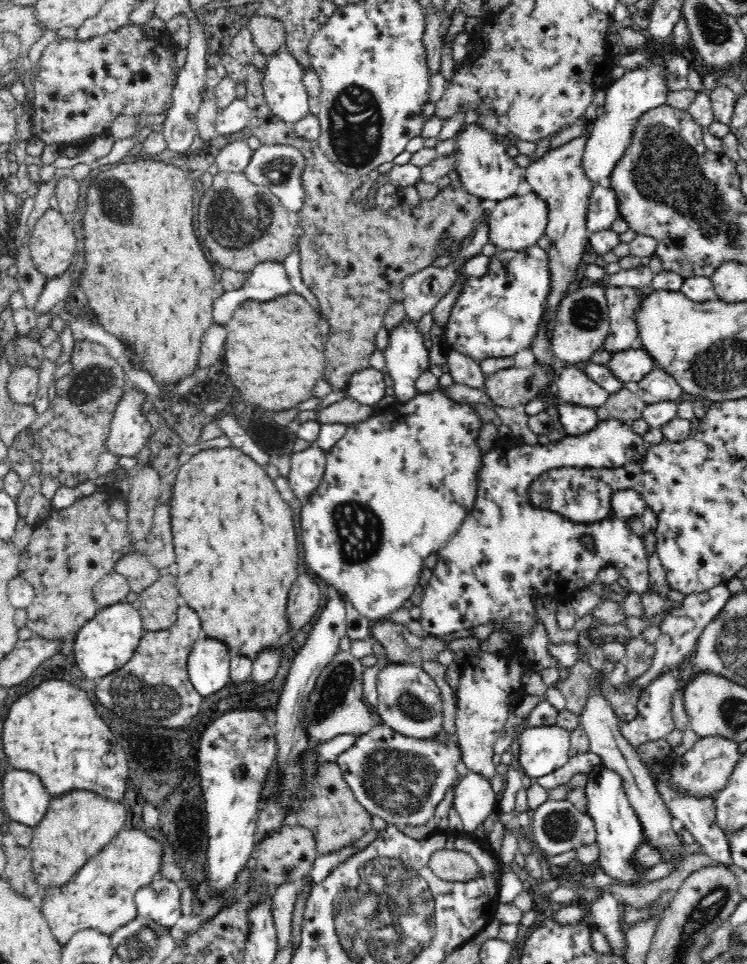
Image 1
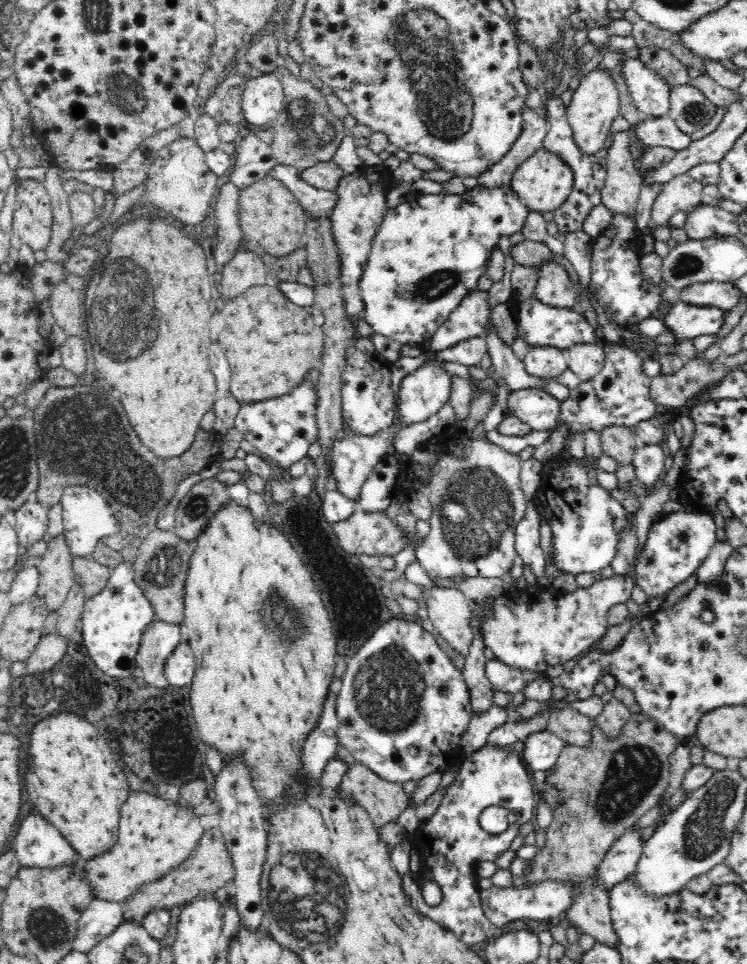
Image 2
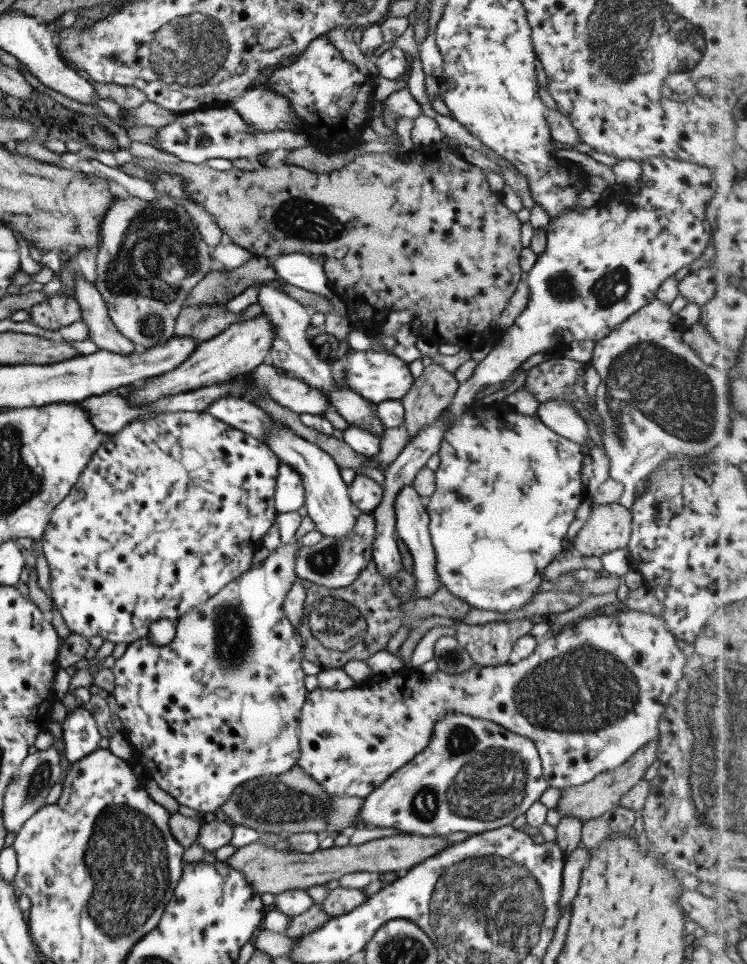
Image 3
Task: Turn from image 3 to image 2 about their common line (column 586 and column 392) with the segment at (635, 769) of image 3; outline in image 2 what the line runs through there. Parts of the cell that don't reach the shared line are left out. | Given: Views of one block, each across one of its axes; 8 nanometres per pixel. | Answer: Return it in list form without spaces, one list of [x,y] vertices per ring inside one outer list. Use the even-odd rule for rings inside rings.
[[[357,761],[349,766],[339,787],[345,798],[351,798],[368,811],[378,828],[396,821],[409,805],[402,783],[384,780]]]

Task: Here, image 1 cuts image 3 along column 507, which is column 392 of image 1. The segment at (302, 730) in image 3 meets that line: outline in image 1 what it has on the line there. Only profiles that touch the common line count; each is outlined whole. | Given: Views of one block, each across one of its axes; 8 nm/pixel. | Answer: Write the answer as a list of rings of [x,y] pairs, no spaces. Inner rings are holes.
[[[394,663],[382,668],[377,675],[378,712],[386,726],[406,738],[432,740],[439,736],[442,730],[442,696],[432,676],[425,672],[420,663]]]

